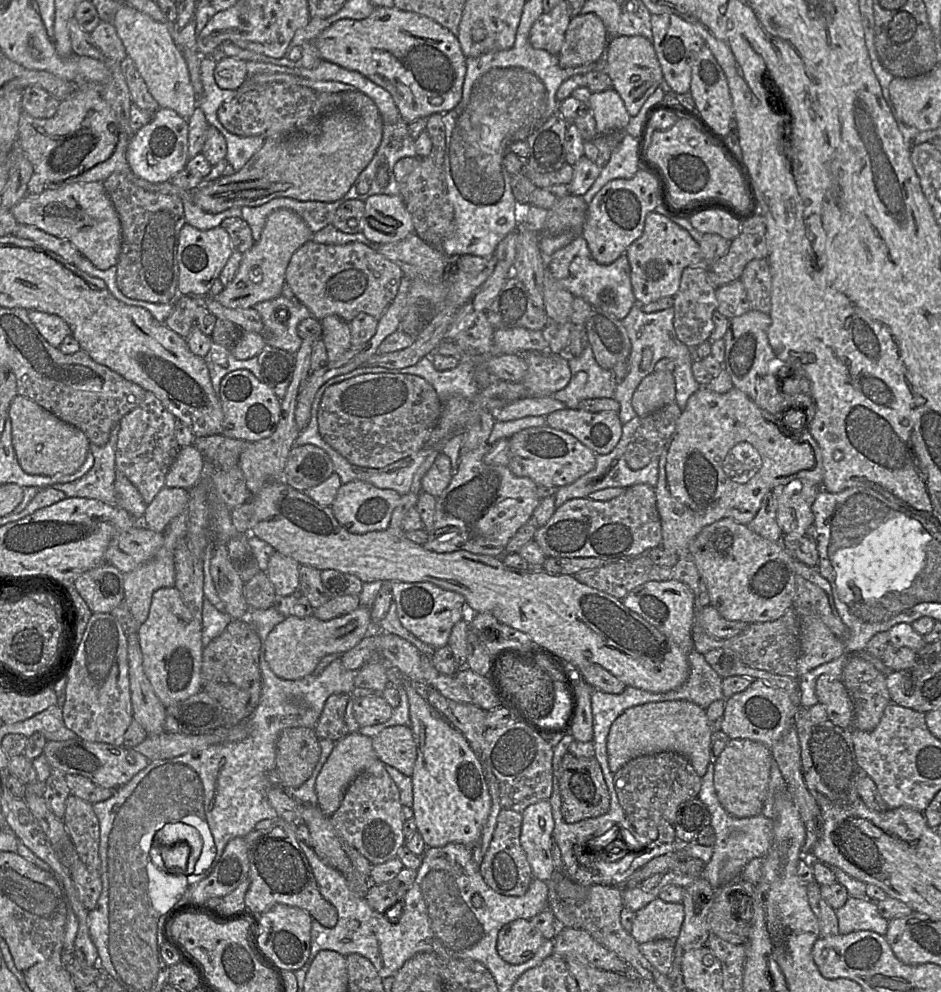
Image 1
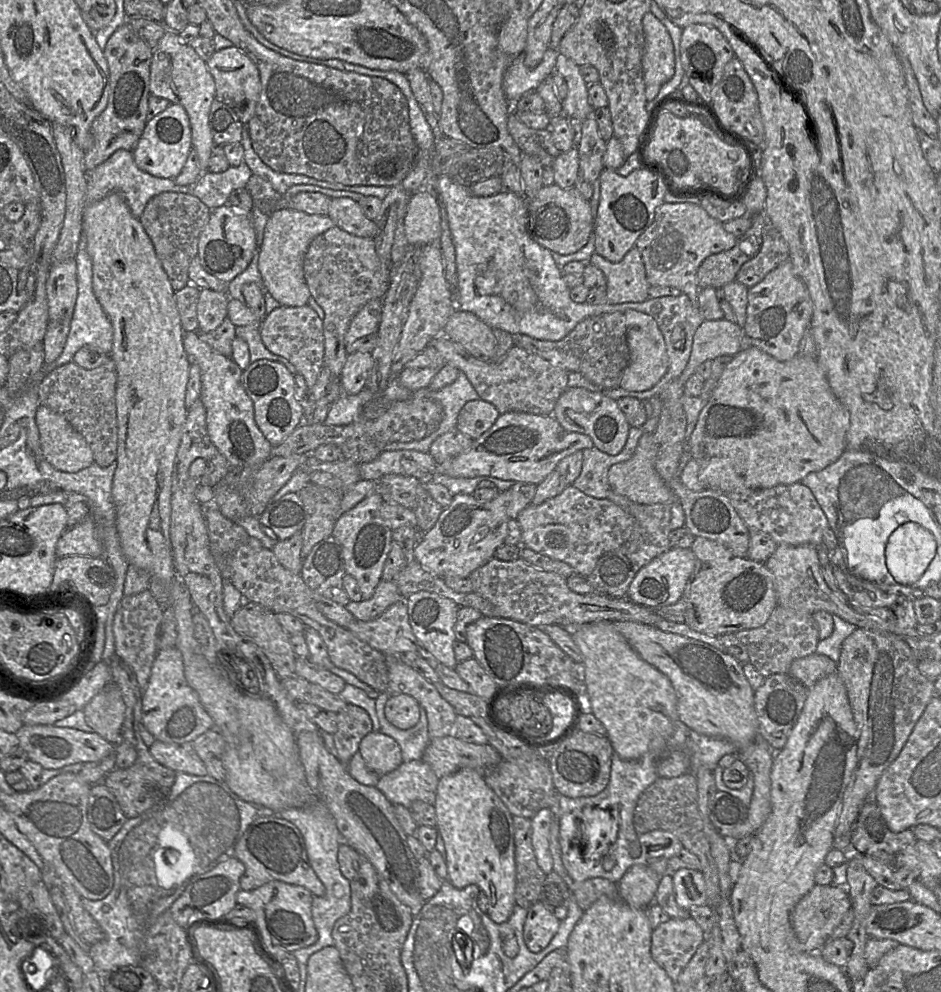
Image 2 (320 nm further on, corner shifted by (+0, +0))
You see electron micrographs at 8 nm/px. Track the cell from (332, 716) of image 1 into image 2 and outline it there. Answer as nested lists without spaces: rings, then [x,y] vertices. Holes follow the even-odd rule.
[[[348,704],[337,713],[338,729],[333,734],[336,757],[345,766],[358,752],[363,737],[372,732],[372,720],[363,708]]]

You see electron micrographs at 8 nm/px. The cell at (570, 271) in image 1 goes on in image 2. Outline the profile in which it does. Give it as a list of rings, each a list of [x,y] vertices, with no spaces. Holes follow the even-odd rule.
[[[634,246],[618,263],[612,263],[593,253],[586,264],[600,269],[606,277],[606,295],[609,304],[643,302],[650,288],[641,253]]]

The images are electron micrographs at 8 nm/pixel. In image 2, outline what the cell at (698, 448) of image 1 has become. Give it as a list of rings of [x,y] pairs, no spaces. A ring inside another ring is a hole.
[[[757,347],[740,351],[725,367],[710,399],[697,419],[696,426],[687,440],[691,459],[699,464],[699,479],[707,488],[728,494],[735,490],[771,488],[778,485],[800,483],[811,473],[819,472],[835,463],[847,450],[846,435],[850,426],[850,413],[833,393],[823,369],[813,357],[794,357],[785,362],[776,360]]]

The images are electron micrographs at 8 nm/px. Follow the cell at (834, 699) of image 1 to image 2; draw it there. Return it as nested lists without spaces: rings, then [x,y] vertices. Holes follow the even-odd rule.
[[[816,652],[803,658],[795,659],[788,674],[805,687],[812,687],[818,680],[836,672],[836,664],[831,658]]]

